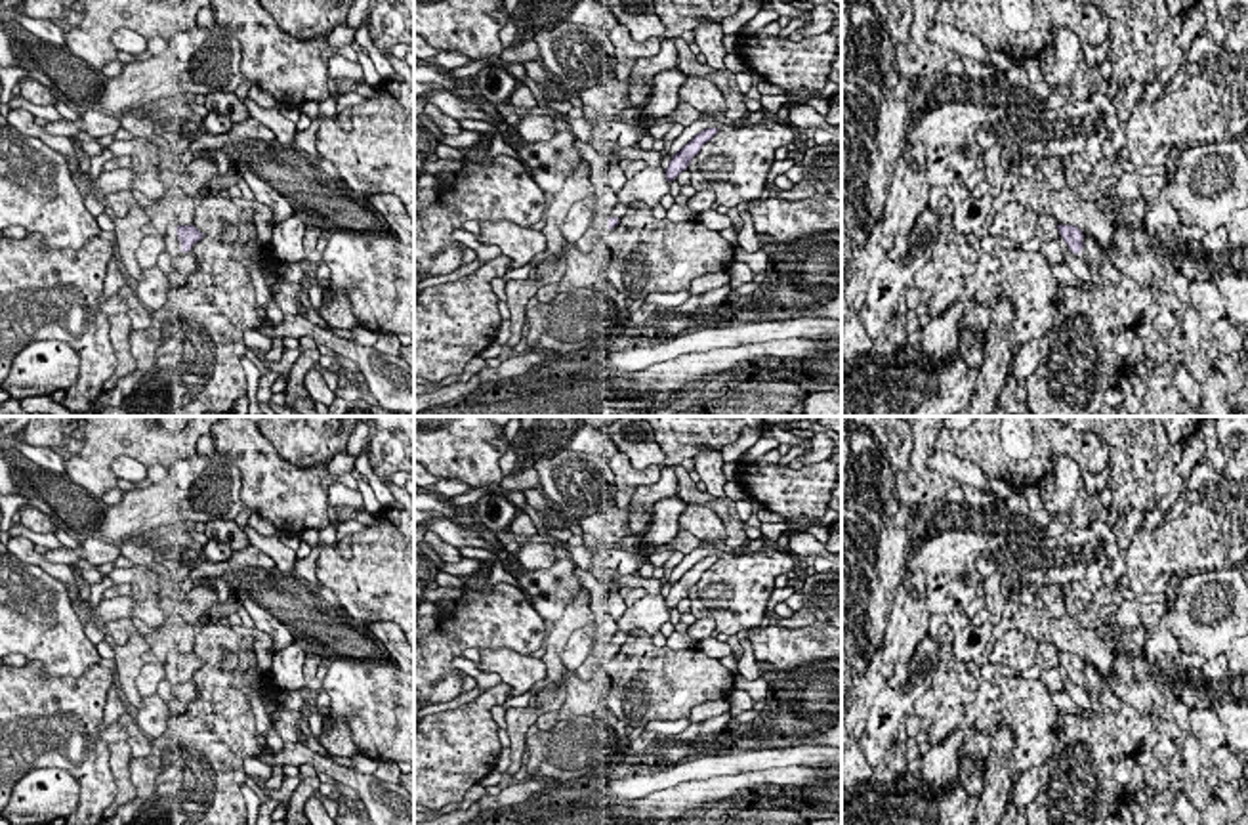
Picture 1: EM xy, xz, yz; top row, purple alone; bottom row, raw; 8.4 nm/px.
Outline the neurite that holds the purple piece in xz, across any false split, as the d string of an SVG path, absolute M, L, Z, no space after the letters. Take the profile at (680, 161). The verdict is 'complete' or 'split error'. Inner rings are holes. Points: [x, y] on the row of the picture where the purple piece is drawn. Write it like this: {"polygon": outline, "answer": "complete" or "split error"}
{"polygon": "M706 128L697 134L687 145L683 145L670 160L666 172L666 180L674 181L683 170L687 170L689 162L695 155L700 153L702 145L708 143L719 130Z", "answer": "complete"}

